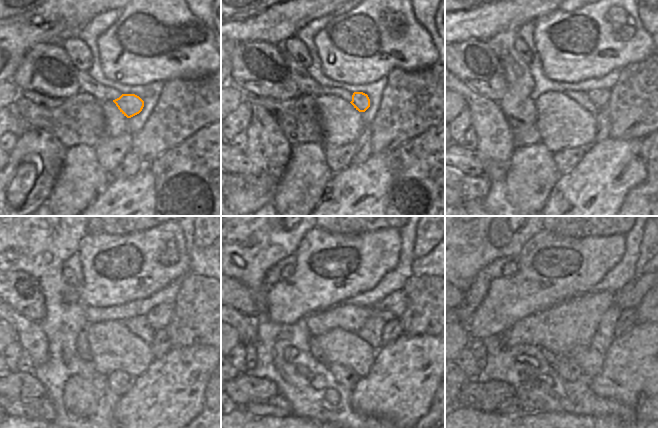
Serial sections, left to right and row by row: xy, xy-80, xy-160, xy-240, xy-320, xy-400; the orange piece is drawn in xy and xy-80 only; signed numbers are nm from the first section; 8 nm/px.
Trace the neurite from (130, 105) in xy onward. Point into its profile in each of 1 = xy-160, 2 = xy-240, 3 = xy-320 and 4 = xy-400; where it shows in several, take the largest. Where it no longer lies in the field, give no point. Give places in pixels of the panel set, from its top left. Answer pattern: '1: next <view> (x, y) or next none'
1: next xy-160 (600, 97)
2: next xy-240 (160, 316)
3: next xy-320 (393, 306)
4: next xy-400 (630, 296)

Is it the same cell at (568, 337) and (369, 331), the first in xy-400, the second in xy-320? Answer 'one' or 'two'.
two

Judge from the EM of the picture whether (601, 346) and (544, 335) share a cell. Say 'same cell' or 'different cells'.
different cells

